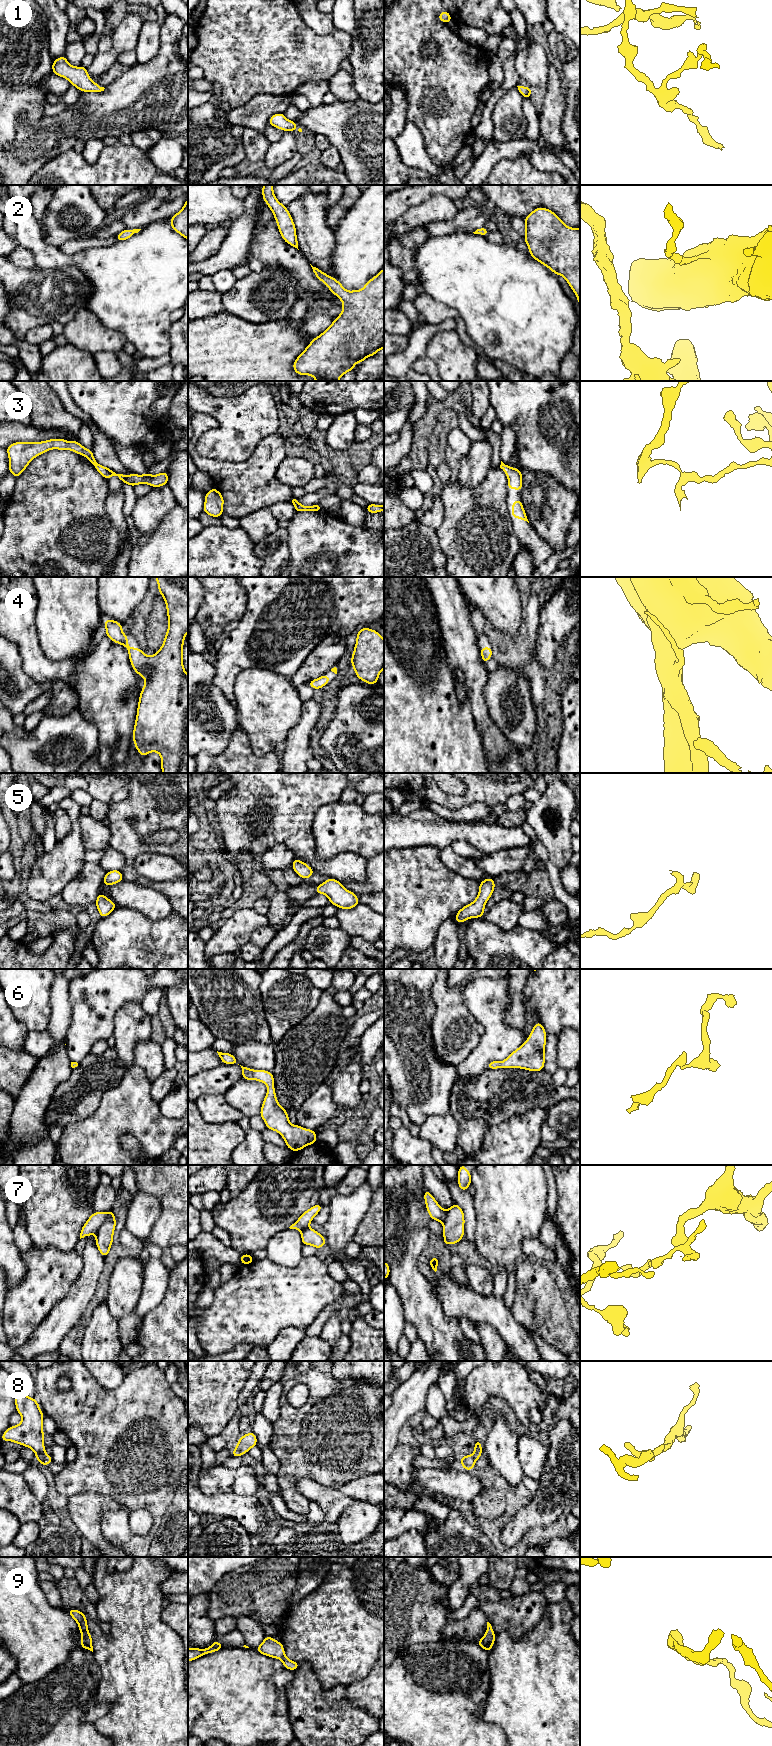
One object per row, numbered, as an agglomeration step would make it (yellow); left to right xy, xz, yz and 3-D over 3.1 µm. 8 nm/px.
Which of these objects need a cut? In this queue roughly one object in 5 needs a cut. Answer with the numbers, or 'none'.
3, 7

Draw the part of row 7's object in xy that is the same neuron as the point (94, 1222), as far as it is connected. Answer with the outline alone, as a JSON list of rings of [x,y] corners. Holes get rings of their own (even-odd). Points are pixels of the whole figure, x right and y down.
[[[94,1212],[83,1225],[80,1239],[95,1234],[100,1226],[110,1217],[111,1212]]]

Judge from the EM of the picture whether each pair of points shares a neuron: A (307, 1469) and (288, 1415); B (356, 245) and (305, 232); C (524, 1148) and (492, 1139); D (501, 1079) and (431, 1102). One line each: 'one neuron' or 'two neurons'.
A: one neuron
B: two neurons
C: one neuron
D: two neurons

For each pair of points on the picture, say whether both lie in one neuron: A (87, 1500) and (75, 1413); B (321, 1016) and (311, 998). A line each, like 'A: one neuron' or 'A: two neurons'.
A: two neurons
B: two neurons

